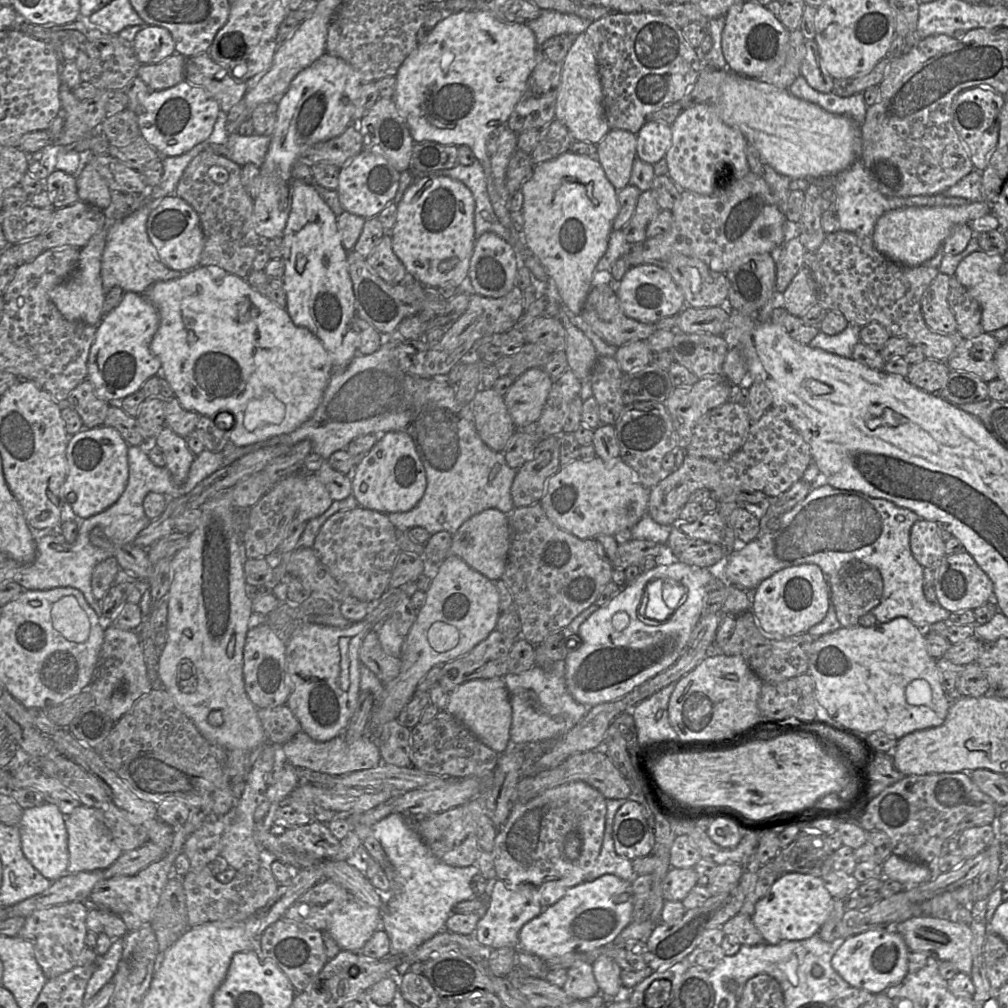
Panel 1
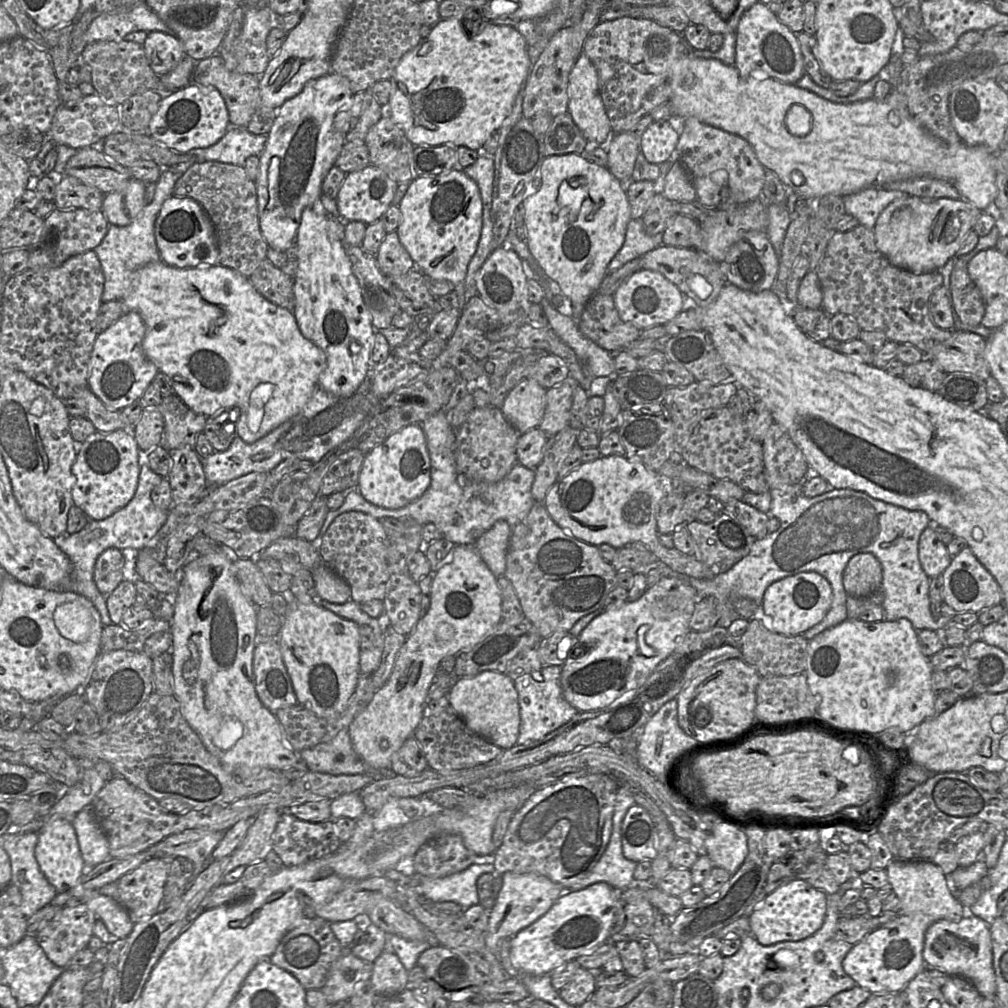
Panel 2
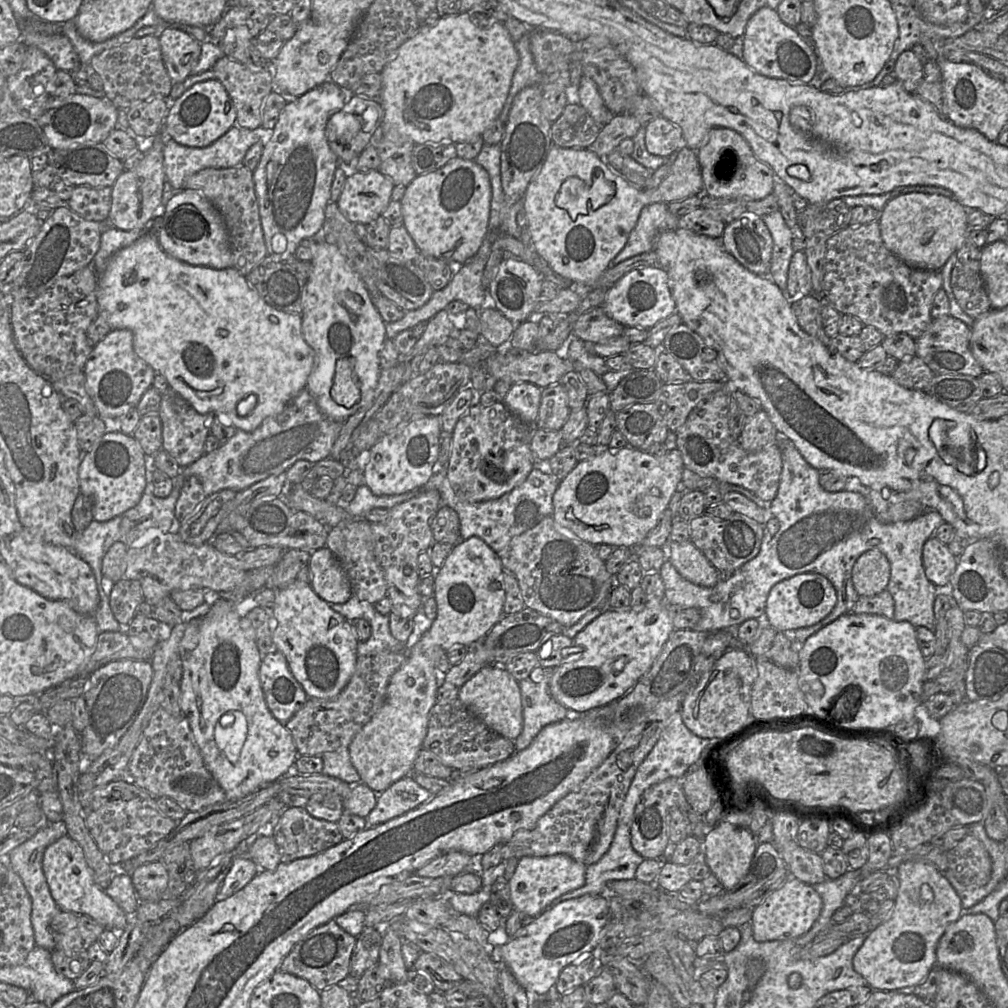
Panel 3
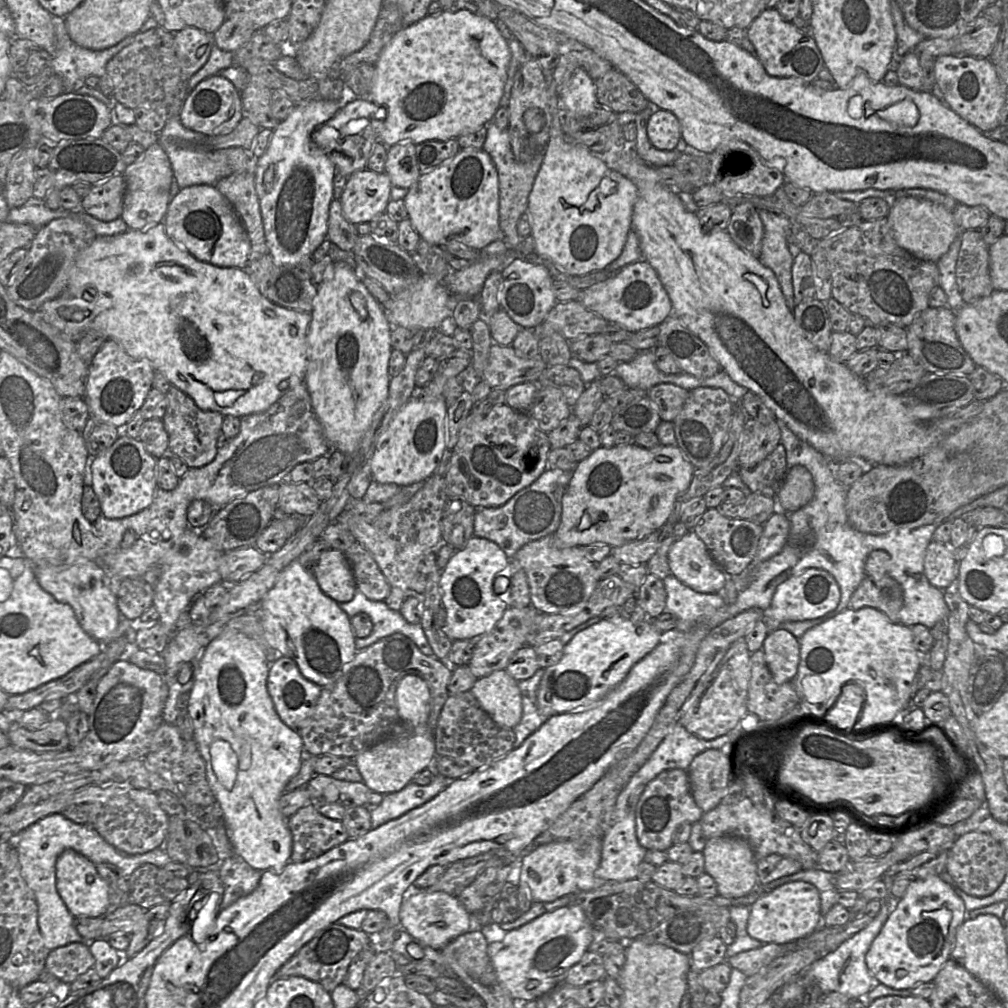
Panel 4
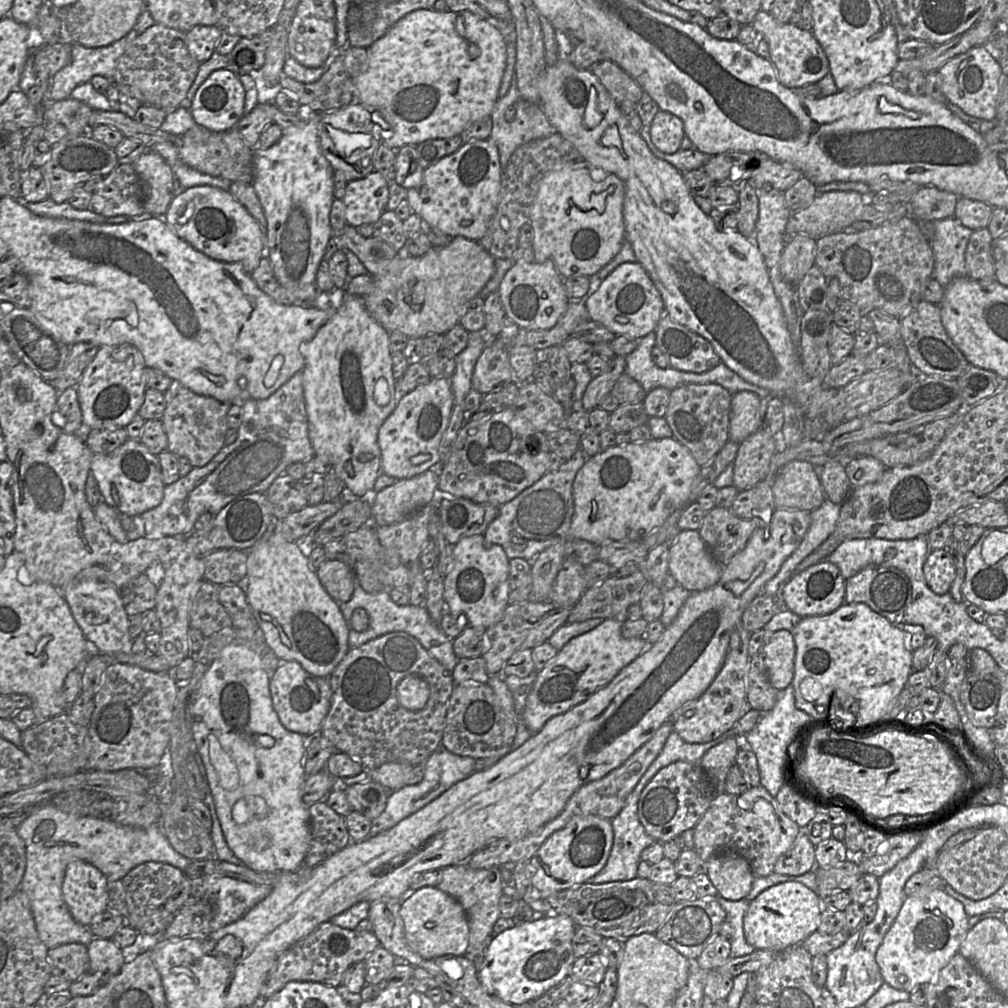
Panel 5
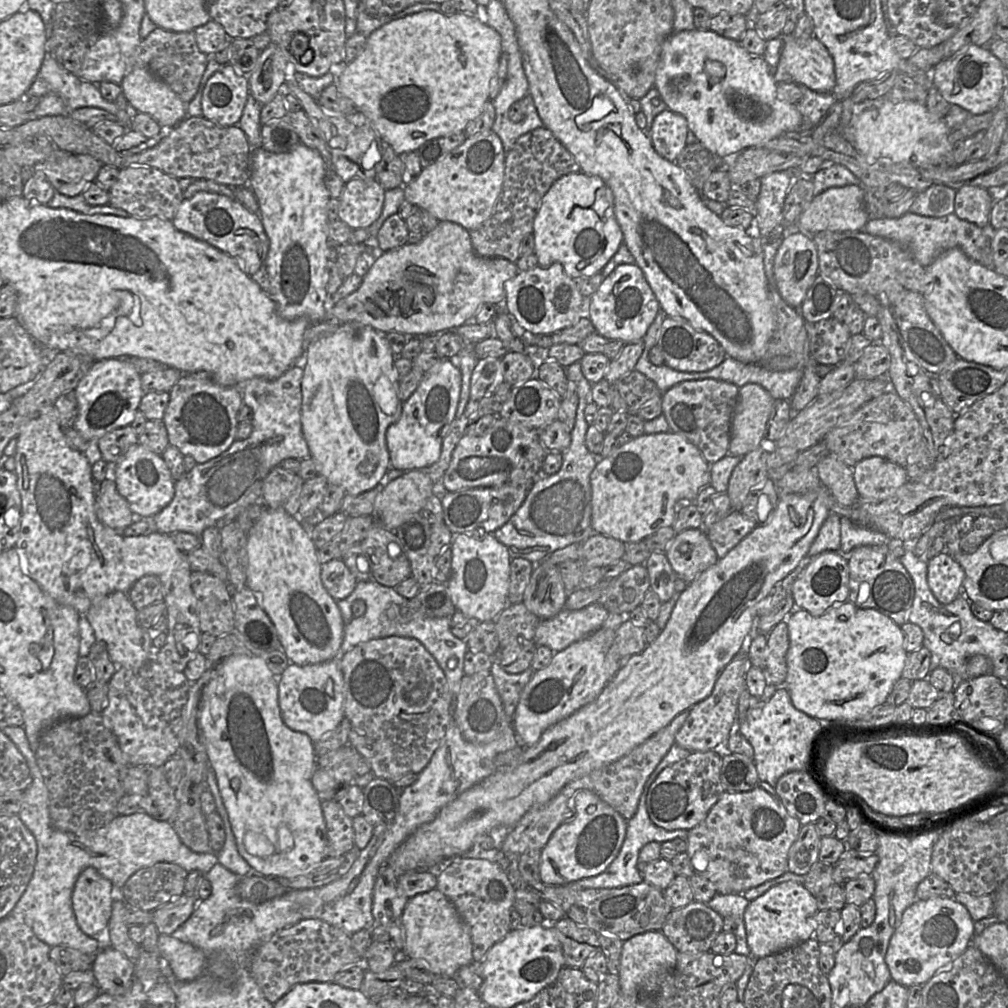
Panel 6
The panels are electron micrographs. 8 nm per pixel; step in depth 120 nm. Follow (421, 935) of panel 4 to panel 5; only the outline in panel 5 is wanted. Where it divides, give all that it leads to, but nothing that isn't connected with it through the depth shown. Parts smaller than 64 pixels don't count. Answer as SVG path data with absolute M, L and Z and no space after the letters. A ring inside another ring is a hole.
M426 886L416 890L402 902L399 912L410 947L423 958L466 955L470 935L466 912L457 899L437 886Z

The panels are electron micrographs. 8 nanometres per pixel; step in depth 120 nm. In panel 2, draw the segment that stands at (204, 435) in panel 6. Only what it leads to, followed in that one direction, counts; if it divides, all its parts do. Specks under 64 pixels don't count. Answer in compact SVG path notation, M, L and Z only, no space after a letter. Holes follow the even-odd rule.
M172 394L162 399L159 406L164 418L162 446L168 451L191 447L207 422L207 417L194 413L183 401Z

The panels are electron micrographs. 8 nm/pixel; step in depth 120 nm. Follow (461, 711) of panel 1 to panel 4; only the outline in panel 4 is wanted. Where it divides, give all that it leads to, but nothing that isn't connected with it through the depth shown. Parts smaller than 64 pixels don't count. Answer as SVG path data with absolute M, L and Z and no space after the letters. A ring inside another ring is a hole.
M498 670L479 678L471 692L498 725L514 729L522 717L518 682L506 670Z

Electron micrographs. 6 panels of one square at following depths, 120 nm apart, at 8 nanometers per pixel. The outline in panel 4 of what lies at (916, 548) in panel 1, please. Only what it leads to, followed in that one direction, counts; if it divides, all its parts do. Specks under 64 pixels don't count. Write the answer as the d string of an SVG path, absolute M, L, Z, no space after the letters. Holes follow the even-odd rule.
M932 540L924 557L924 572L929 583L938 589L946 589L956 577L958 562L949 545Z

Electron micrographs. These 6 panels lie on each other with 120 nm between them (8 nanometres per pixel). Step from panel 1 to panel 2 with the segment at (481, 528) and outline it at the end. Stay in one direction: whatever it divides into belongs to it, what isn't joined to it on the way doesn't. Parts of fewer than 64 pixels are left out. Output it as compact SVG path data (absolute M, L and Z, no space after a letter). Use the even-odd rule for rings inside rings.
M498 520L473 545L497 578L505 575L510 536L510 525L504 520Z

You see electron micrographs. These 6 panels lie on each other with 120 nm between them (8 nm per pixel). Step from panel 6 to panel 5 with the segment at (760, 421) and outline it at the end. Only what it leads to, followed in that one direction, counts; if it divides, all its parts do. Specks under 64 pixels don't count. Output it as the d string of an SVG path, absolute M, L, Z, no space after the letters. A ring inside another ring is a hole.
M739 391L730 405L729 439L741 443L760 429L760 398L751 391Z

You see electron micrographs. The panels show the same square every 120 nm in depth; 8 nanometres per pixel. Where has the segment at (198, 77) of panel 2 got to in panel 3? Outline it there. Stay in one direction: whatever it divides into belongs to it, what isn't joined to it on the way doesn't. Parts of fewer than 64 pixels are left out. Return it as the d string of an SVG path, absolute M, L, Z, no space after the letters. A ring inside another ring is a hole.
M224 56L211 69L235 106L236 124L250 130L262 128L262 106L275 89L271 73L263 67L248 67Z

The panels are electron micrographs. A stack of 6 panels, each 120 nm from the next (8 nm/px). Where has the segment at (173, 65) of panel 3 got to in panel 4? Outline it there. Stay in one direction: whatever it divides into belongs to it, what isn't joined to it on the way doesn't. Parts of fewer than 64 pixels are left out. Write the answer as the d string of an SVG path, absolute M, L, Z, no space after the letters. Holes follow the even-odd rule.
M195 27L174 33L174 48L181 68L181 82L190 78L207 62L214 45L213 34Z

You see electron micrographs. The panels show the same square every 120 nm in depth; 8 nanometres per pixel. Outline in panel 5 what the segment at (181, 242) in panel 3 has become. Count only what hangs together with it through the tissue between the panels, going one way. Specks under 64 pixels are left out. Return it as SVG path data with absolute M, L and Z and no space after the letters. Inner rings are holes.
M195 186L175 195L166 212L166 223L198 251L217 261L239 262L248 274L266 256L266 234L259 223L229 191L217 187Z

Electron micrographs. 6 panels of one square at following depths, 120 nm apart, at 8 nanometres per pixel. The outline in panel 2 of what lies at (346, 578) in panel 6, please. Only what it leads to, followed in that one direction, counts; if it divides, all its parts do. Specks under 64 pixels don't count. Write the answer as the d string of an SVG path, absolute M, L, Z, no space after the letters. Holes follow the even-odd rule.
M324 563L312 571L312 576L319 600L343 604L351 599L349 585Z

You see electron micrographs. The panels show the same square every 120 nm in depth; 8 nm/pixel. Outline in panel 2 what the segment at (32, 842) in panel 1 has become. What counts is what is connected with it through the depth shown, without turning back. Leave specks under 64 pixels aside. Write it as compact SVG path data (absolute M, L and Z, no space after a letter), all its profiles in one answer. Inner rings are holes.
M57 818L48 821L38 831L38 842L34 853L40 870L57 893L63 893L74 887L86 871L77 836L69 820Z

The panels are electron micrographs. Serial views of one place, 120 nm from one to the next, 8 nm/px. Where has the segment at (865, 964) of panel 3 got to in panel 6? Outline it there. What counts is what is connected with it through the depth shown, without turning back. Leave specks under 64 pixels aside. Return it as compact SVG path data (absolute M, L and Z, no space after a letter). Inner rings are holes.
M935 897L916 900L903 913L900 925L890 938L885 962L889 968L891 980L907 988L924 985L937 972L947 968L971 943L974 936L974 921L964 905L949 897Z

